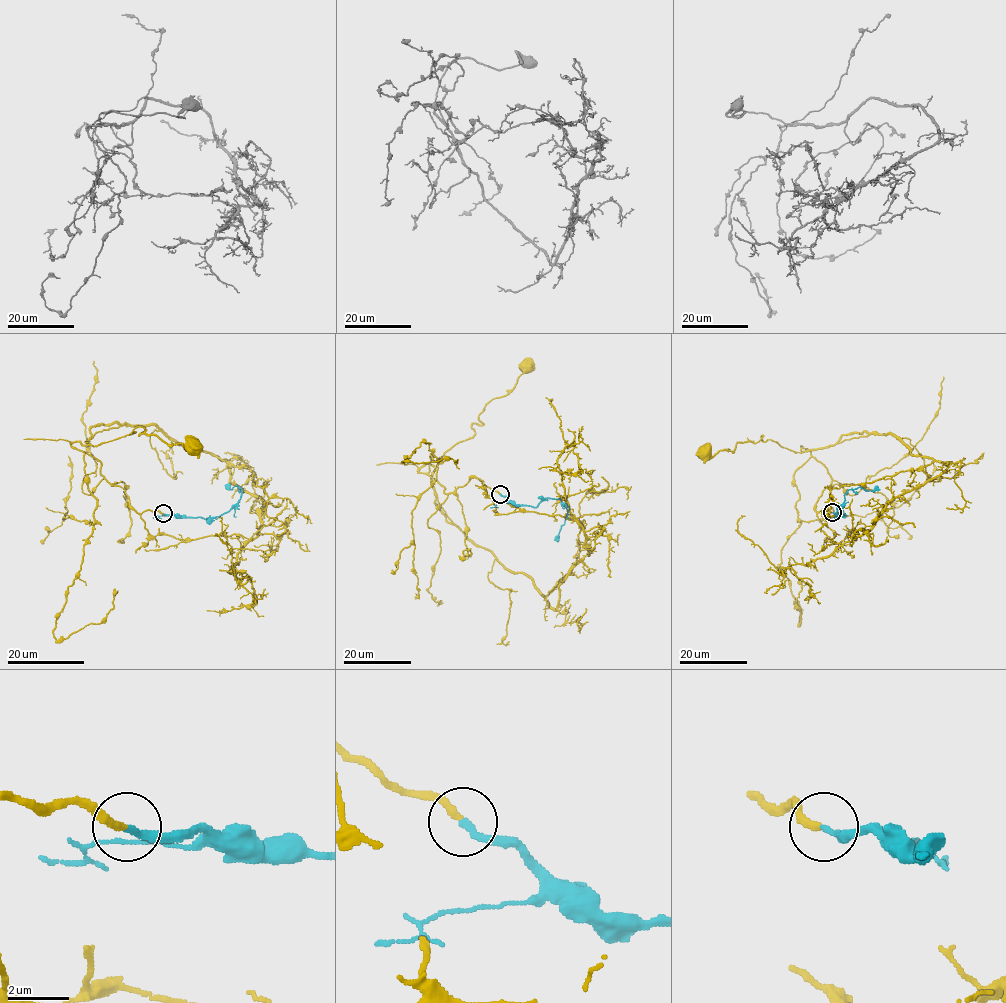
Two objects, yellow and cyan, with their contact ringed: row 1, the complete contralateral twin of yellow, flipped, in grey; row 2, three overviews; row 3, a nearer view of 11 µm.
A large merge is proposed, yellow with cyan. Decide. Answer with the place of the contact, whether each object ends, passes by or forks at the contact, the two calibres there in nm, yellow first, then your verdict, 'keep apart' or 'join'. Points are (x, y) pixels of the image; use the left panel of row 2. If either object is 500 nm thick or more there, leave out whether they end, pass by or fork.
at (163, 513); yellow ends there; cyan ends there; 240 nm thick on the yellow side, 220 nm on the other; join

